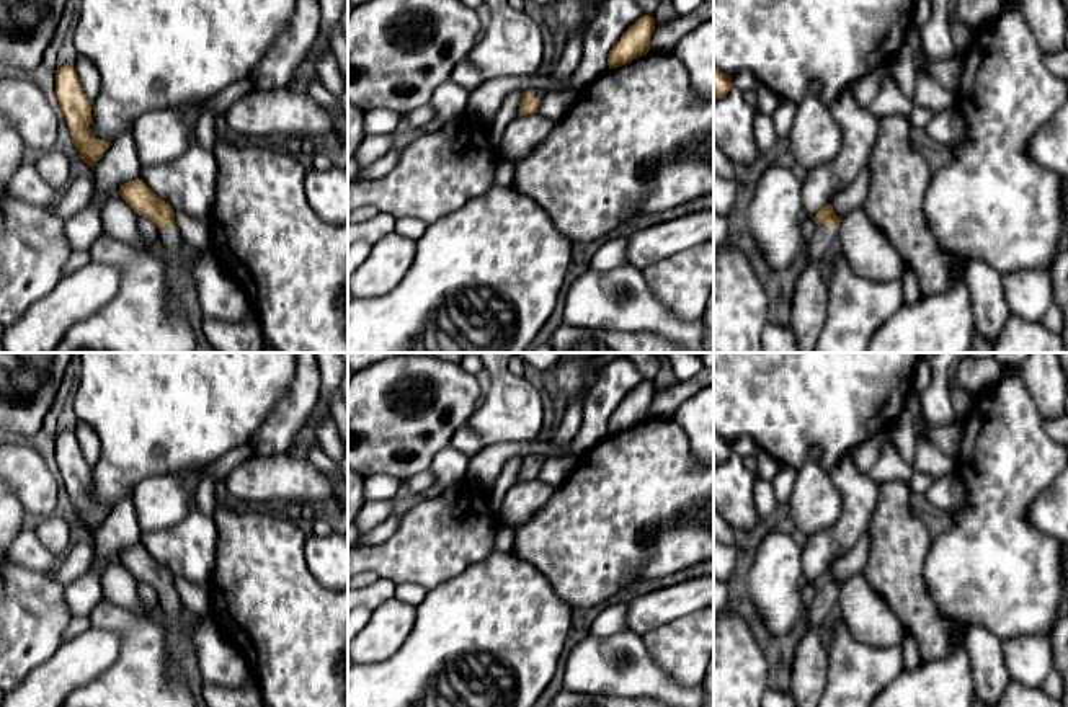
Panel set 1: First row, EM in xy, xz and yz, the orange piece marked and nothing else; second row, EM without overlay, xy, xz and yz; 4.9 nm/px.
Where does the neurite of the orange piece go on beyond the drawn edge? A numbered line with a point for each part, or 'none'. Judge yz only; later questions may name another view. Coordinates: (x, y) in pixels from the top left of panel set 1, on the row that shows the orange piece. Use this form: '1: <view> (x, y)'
1: yz (809, 307)

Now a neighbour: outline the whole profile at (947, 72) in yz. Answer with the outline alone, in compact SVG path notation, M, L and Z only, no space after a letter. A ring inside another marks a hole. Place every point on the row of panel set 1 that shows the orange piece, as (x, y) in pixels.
M913 24L906 34L906 44L913 49L916 70L928 72L939 85L957 93L962 78L962 64L952 59L928 62L921 52L921 28Z

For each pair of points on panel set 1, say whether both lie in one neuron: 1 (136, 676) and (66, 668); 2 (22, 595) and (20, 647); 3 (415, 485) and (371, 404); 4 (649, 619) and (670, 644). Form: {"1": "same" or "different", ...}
{"1": "different", "2": "same", "3": "different", "4": "different"}

